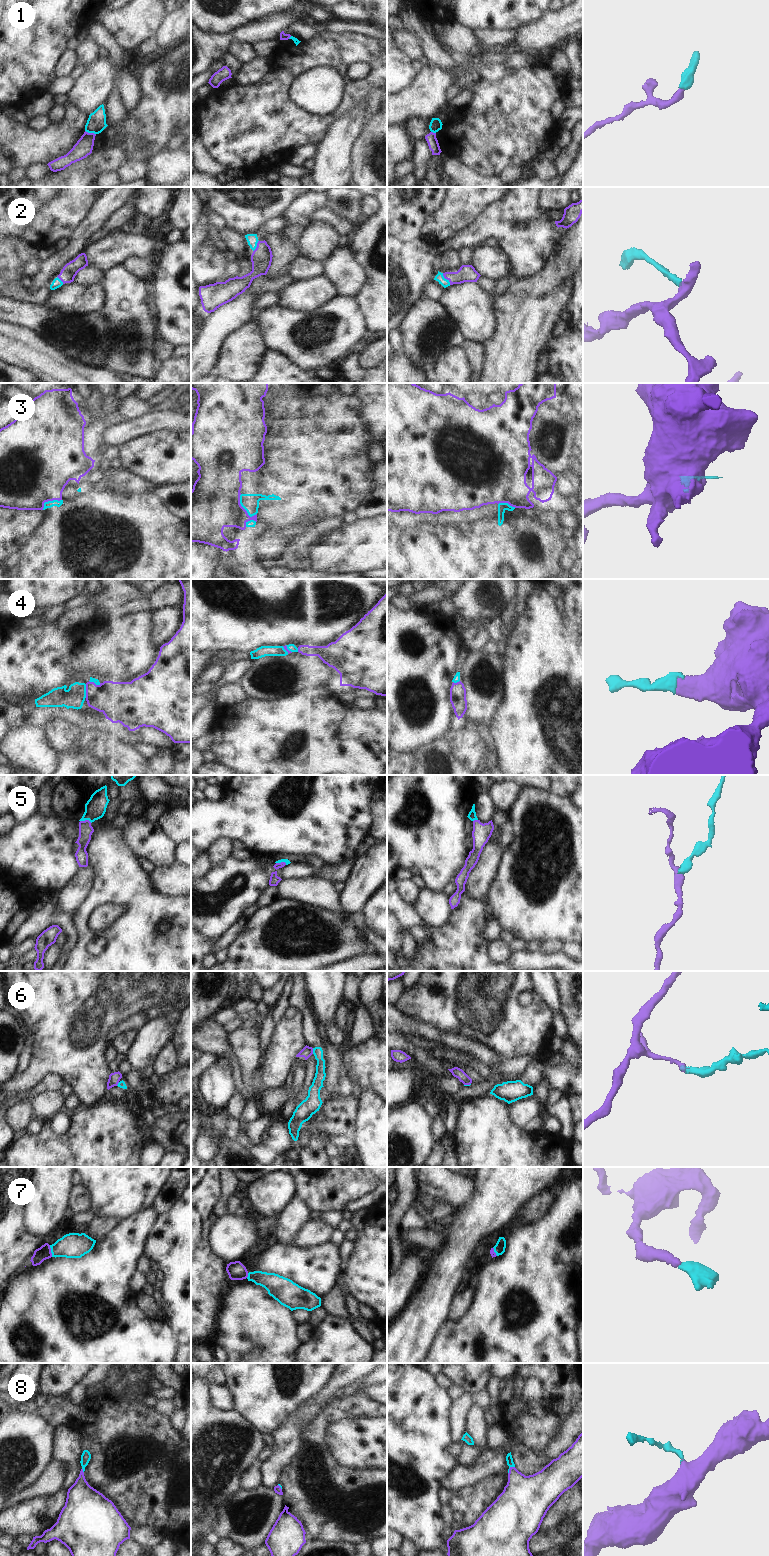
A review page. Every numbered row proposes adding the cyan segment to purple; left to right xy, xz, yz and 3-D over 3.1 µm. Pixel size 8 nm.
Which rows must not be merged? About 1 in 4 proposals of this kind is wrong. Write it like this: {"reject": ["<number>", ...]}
{"reject": ["1", "3", "6"]}

